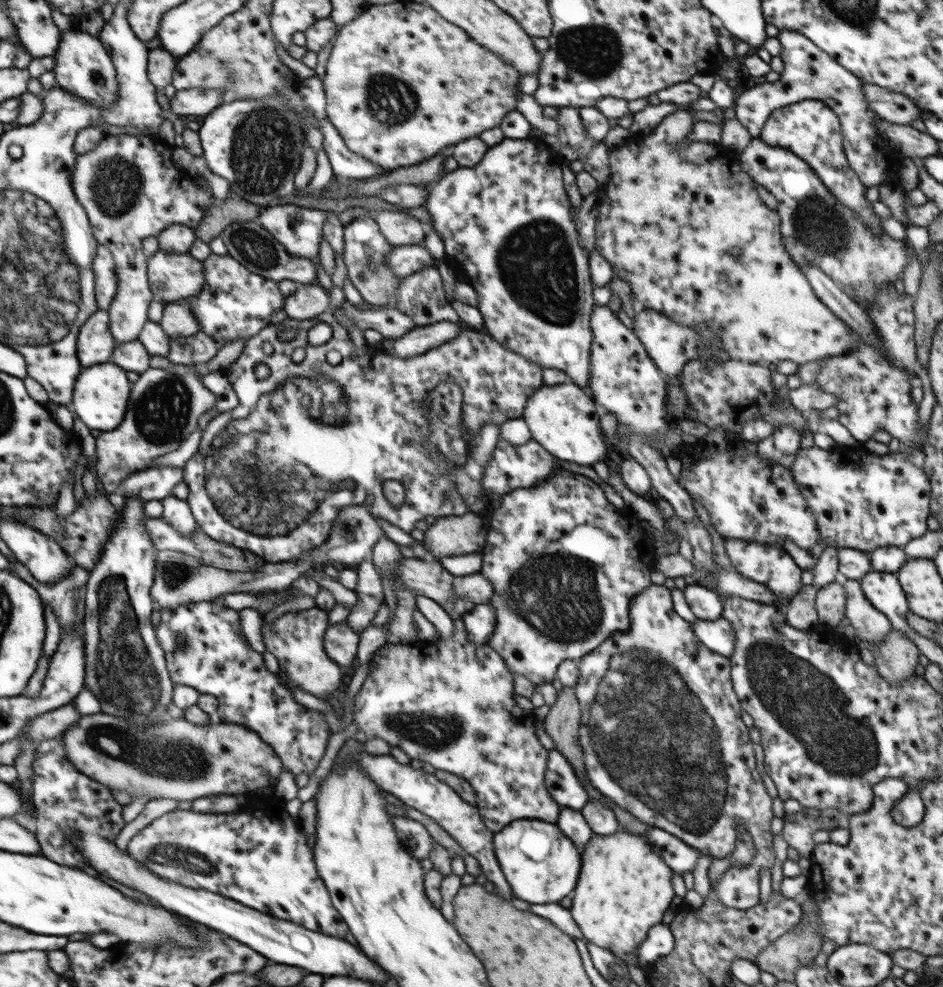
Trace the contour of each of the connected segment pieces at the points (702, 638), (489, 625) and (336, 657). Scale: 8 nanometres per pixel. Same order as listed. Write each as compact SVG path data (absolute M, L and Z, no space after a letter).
M724 617L714 621L705 621L697 618L692 625L697 639L712 652L725 657L730 657L734 652L735 630Z
M478 604L462 617L468 638L476 645L487 644L496 626L496 609L490 604Z
M348 621L329 625L324 635L326 654L340 666L357 665L358 642L360 633L349 627Z

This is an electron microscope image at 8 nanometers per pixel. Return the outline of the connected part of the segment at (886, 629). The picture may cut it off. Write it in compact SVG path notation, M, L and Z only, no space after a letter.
M843 579L843 585L848 599L845 616L850 619L858 638L871 643L882 640L893 628L889 618L866 600L859 581Z

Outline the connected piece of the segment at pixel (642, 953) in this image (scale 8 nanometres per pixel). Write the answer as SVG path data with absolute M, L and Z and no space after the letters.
M655 924L638 949L639 957L636 966L648 969L662 957L669 955L675 948L675 938L672 933L668 925Z

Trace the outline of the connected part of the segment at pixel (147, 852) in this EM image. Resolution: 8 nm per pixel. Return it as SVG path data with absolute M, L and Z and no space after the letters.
M259 805L242 812L168 812L140 830L126 851L135 857L136 864L159 878L220 893L258 912L344 938L348 925L334 908L329 890L316 872L313 848L308 846L298 818L290 816L282 806L271 810Z

